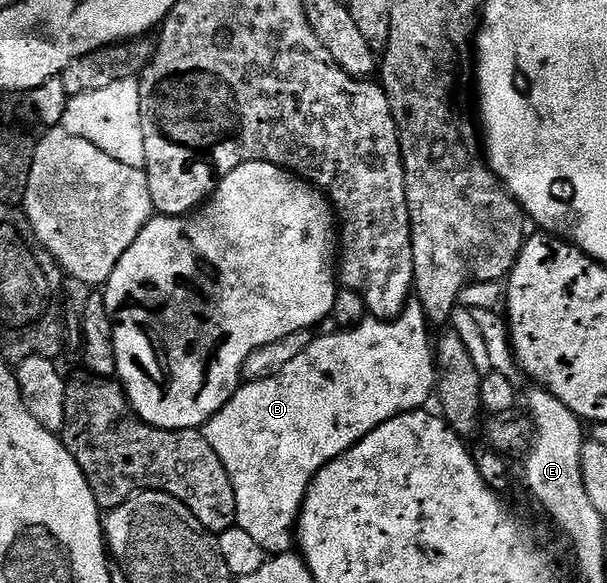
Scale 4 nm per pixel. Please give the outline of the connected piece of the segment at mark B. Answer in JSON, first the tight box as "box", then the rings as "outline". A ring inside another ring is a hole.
{"box":[202,299,438,554],"outline":[[[412,299],[393,321],[369,319],[353,329],[335,331],[329,337],[317,336],[294,363],[286,363],[283,373],[241,384],[219,413],[202,426],[206,443],[214,447],[218,459],[222,459],[222,467],[226,467],[226,475],[230,475],[236,500],[236,525],[251,535],[265,554],[293,552],[300,509],[308,486],[320,471],[382,423],[400,413],[423,409],[428,400],[433,400],[438,366],[428,329],[430,322],[423,307]]]}

